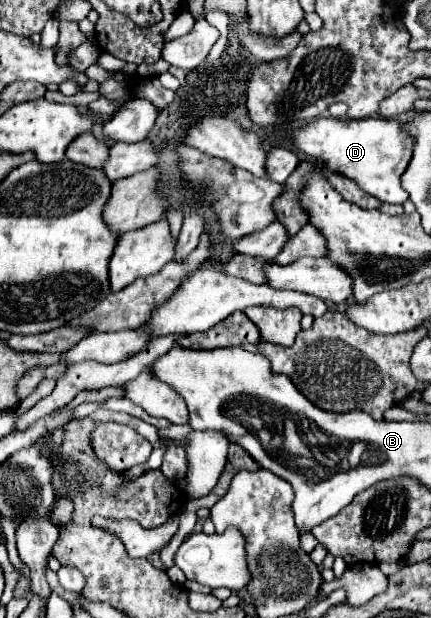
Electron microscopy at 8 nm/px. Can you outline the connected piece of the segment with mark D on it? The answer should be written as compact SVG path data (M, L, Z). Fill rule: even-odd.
M319 117L295 131L297 151L305 153L311 161L323 161L327 169L357 181L357 185L365 193L393 205L403 205L407 201L407 193L401 187L401 175L411 161L413 145L415 139L411 139L403 129L403 121L387 117L367 117L351 121Z

